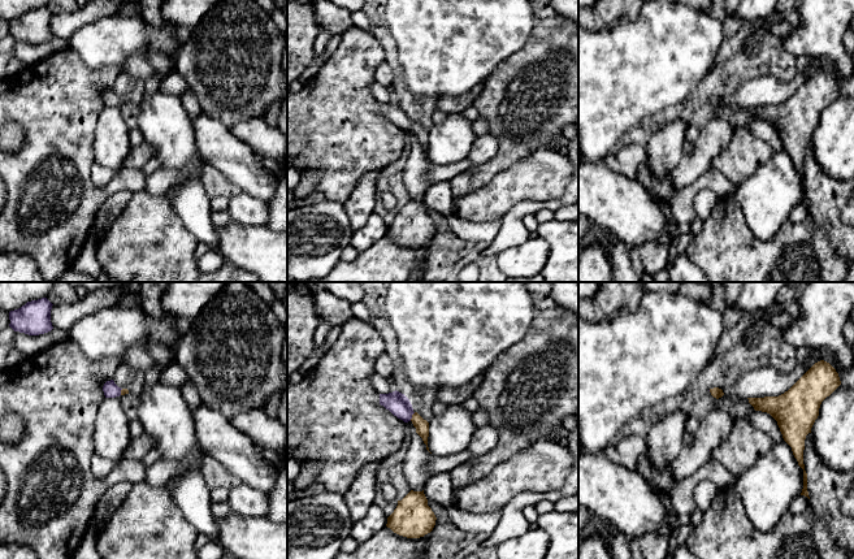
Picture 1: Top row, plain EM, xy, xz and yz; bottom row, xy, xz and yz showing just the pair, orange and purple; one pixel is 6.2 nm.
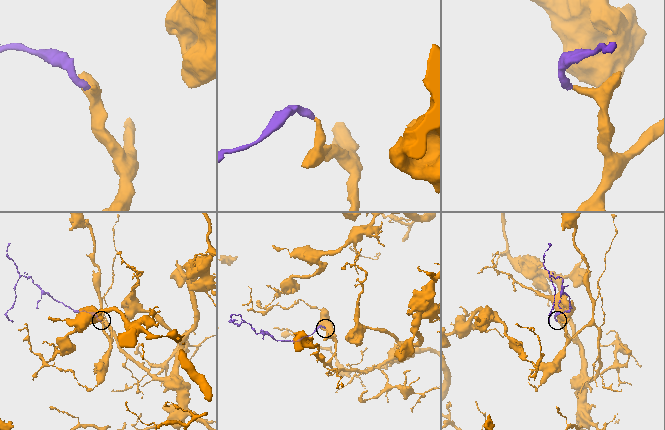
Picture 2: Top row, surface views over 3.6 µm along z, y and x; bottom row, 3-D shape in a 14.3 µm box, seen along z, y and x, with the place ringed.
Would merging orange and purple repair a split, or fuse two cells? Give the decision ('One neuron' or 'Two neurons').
One neuron

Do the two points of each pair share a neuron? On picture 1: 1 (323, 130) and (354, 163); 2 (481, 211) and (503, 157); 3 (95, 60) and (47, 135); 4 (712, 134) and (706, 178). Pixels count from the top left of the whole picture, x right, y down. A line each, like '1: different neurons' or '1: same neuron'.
1: same neuron
2: different neurons
3: different neurons
4: different neurons

